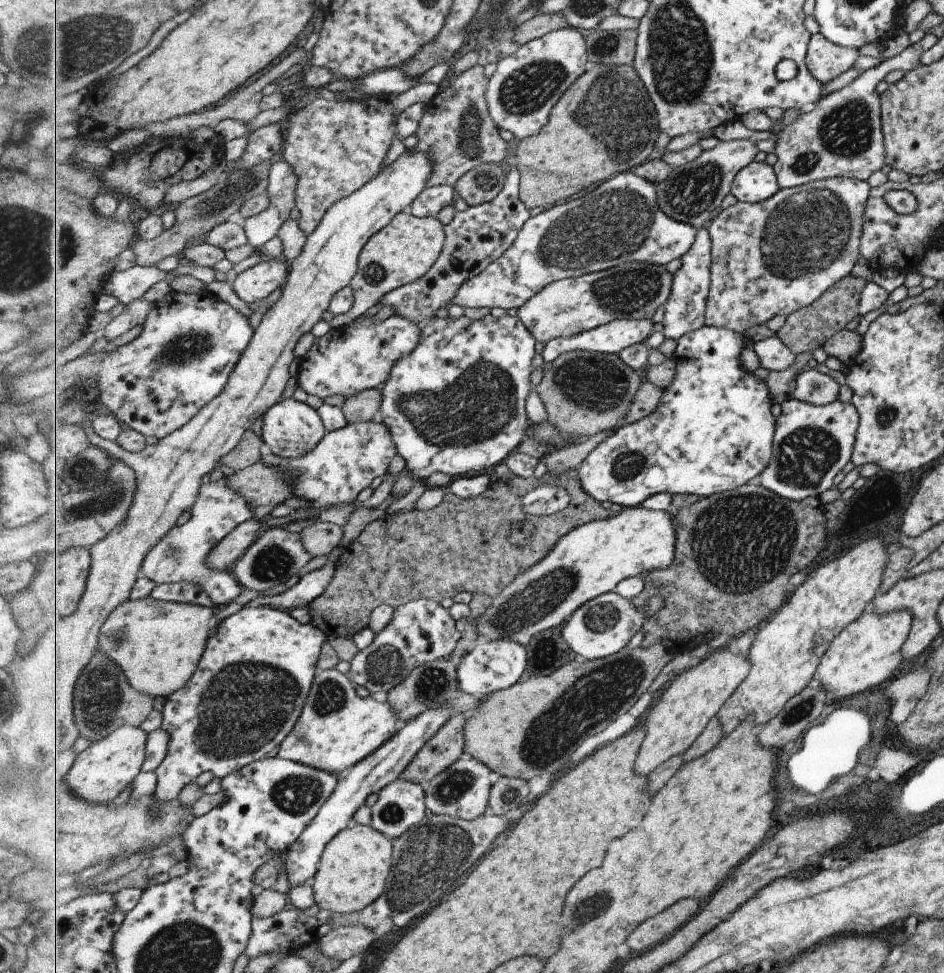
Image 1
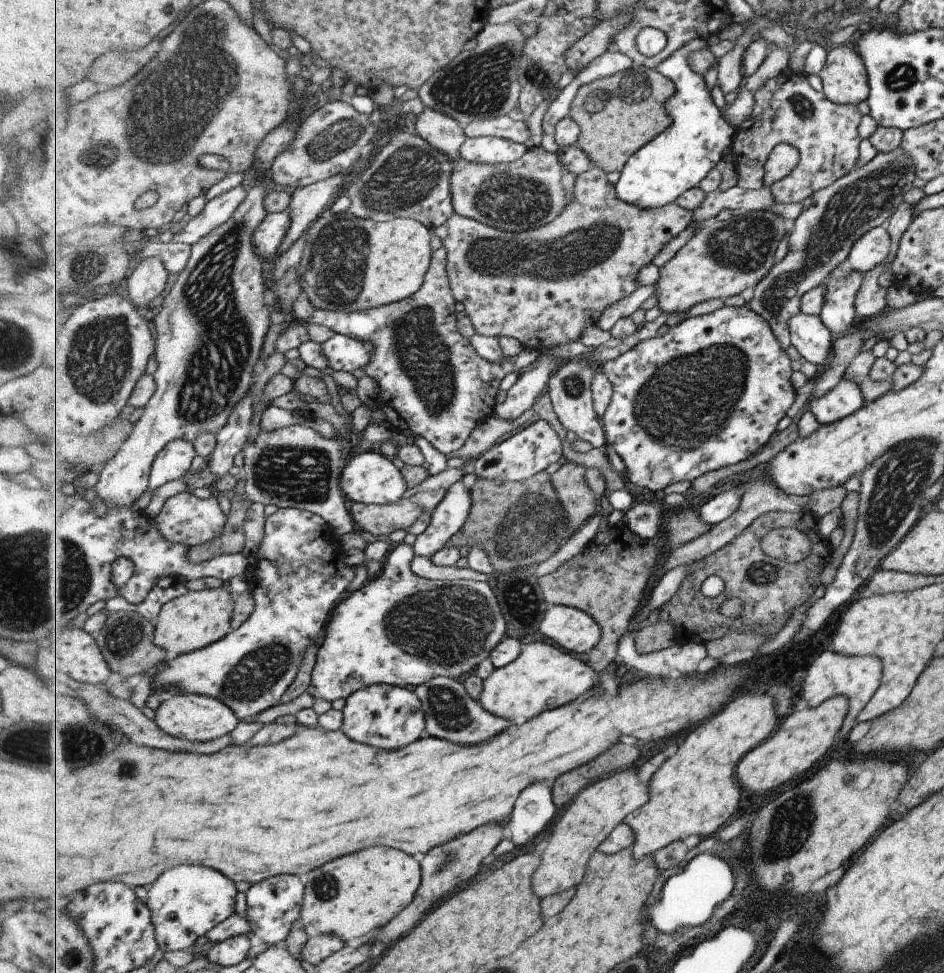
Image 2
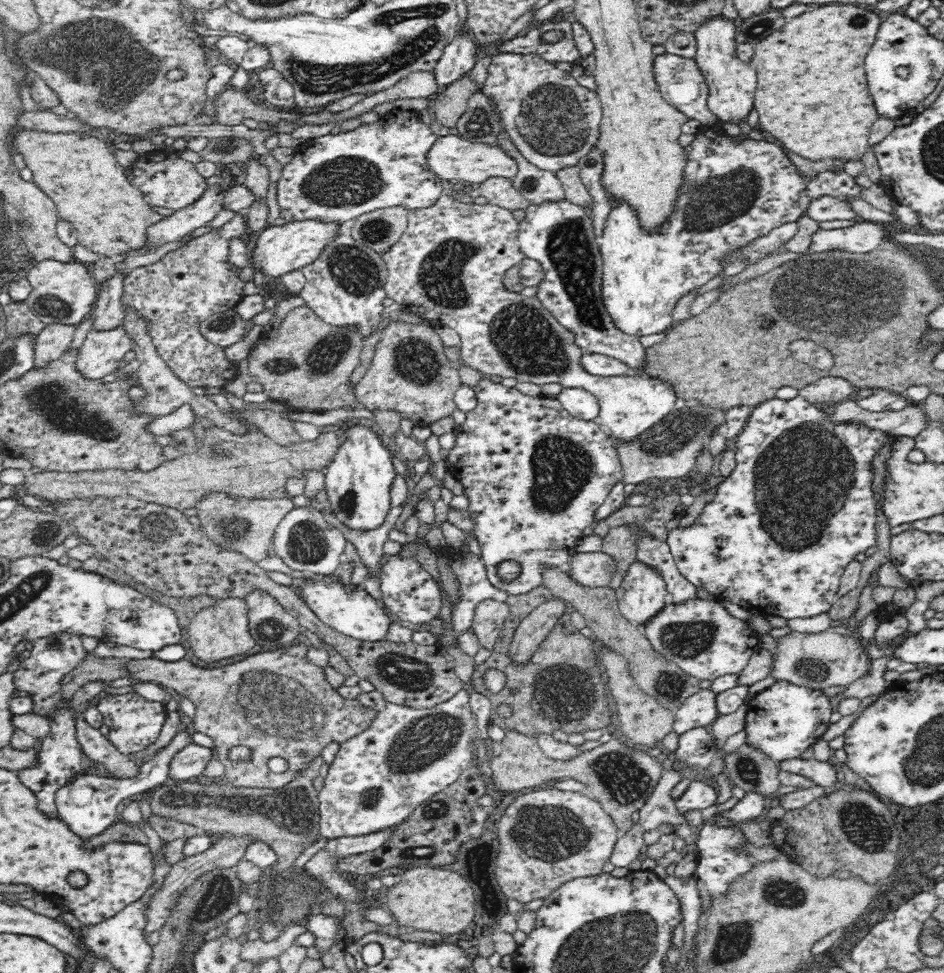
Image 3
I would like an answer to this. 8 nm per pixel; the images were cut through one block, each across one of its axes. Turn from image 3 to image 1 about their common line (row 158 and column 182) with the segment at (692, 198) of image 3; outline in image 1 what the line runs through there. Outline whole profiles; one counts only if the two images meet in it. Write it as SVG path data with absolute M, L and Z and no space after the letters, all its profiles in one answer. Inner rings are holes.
M259 605L258 607L242 608L236 613L229 615L223 619L213 630L211 637L208 638L208 644L204 656L201 657L200 664L195 673L193 673L192 680L188 682L181 690L171 694L165 700L162 710L162 723L160 728L169 733L171 737L167 756L163 759L162 765L154 772L157 775L157 786L154 792L154 800L158 801L161 806L165 803L171 803L177 800L177 796L181 794L181 790L191 784L203 774L203 772L212 772L215 777L224 779L231 773L237 772L250 765L255 761L262 761L263 759L277 757L280 753L281 745L284 740L292 732L296 722L300 720L302 710L305 703L308 701L310 690L312 689L313 681L315 681L318 673L317 661L321 656L323 643L327 641L328 634L319 627L309 623L301 623L295 618L289 616L288 611L279 610L277 607L270 607L269 605Z

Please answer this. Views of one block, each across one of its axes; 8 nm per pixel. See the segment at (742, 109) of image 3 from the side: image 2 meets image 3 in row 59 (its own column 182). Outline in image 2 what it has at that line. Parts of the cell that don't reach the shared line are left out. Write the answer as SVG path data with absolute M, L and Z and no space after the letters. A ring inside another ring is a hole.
M198 694L177 695L162 701L155 711L155 724L169 736L190 743L211 742L231 734L241 720L226 702Z

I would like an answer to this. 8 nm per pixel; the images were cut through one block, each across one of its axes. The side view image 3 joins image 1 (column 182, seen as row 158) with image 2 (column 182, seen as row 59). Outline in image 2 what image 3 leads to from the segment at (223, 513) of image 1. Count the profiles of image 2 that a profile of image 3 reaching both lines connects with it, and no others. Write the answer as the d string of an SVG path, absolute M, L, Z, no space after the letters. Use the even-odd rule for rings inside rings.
M191 490L181 491L167 498L155 519L165 540L173 544L187 544L189 548L219 538L227 526L227 521L228 515L221 512L215 495L208 499L199 499L191 494Z

